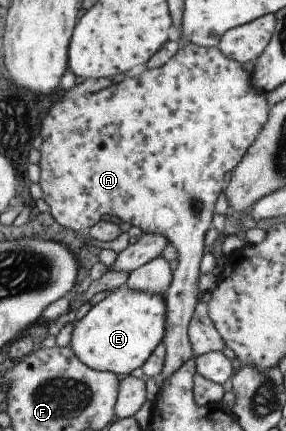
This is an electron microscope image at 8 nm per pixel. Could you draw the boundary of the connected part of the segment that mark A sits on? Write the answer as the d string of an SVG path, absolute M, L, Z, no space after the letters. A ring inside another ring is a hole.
M189 43L179 47L163 66L146 69L137 77L125 77L119 83L75 98L57 96L39 130L42 138L38 163L41 200L47 204L57 224L83 231L100 220L119 218L145 234L163 236L177 250L177 266L164 294L165 330L161 340L164 363L161 372L153 377L158 390L167 376L193 357L187 326L197 302L203 238L213 227L213 204L226 187L223 176L241 160L267 120L270 105L265 94L251 86L249 74L241 65L225 58L217 47L205 48Z

